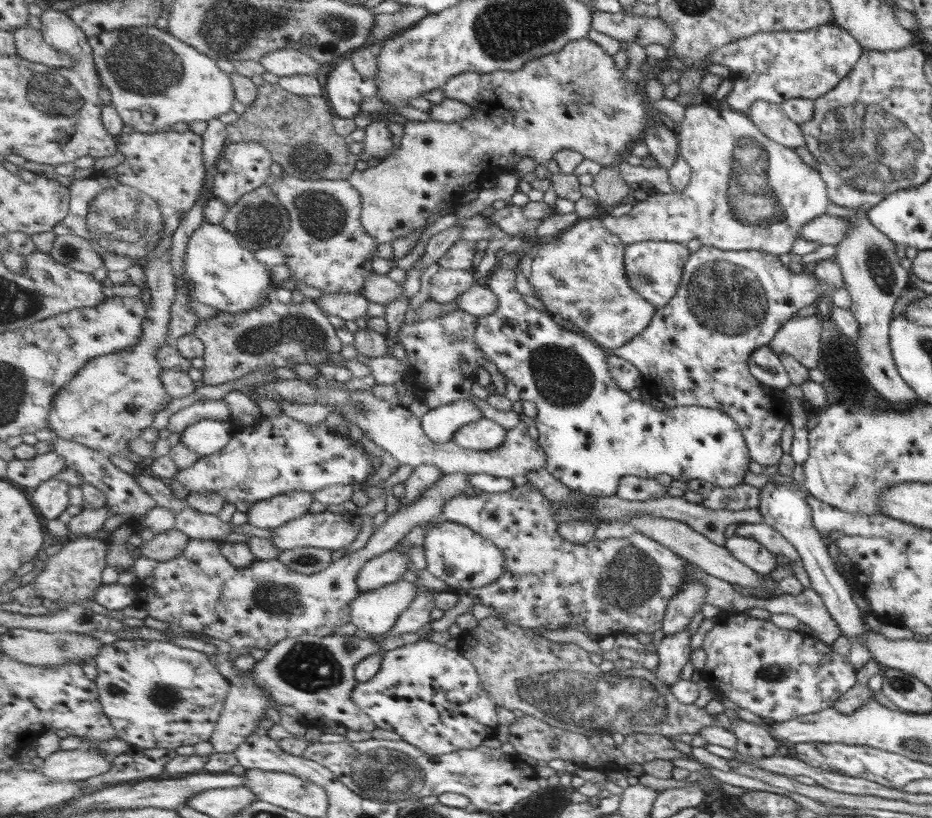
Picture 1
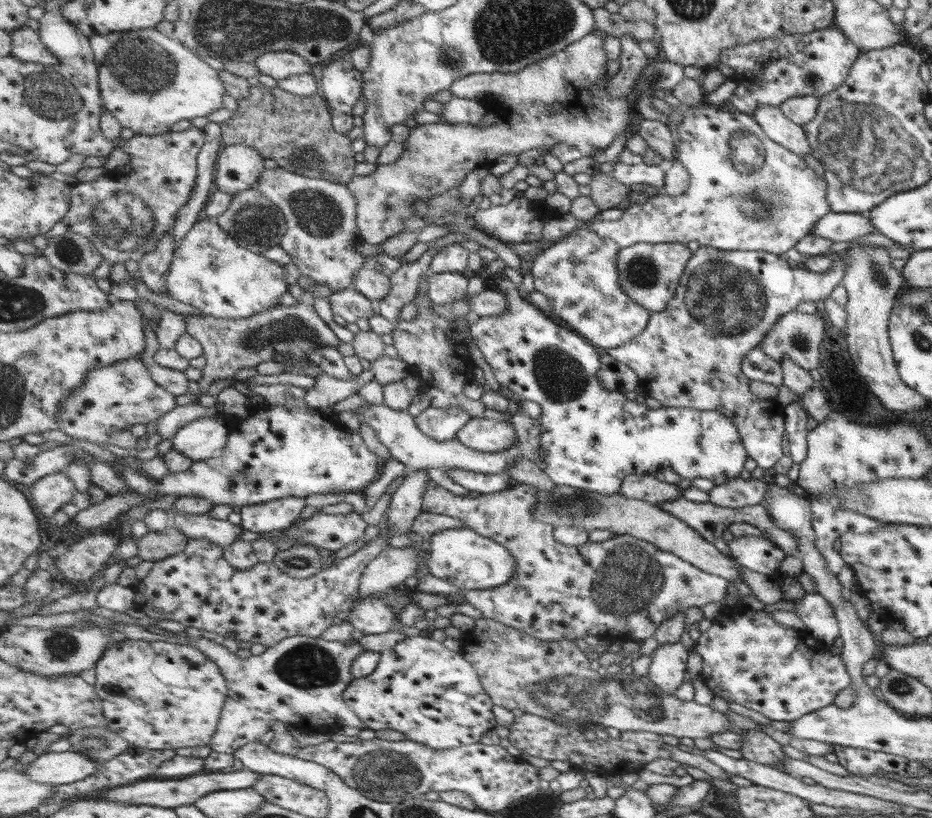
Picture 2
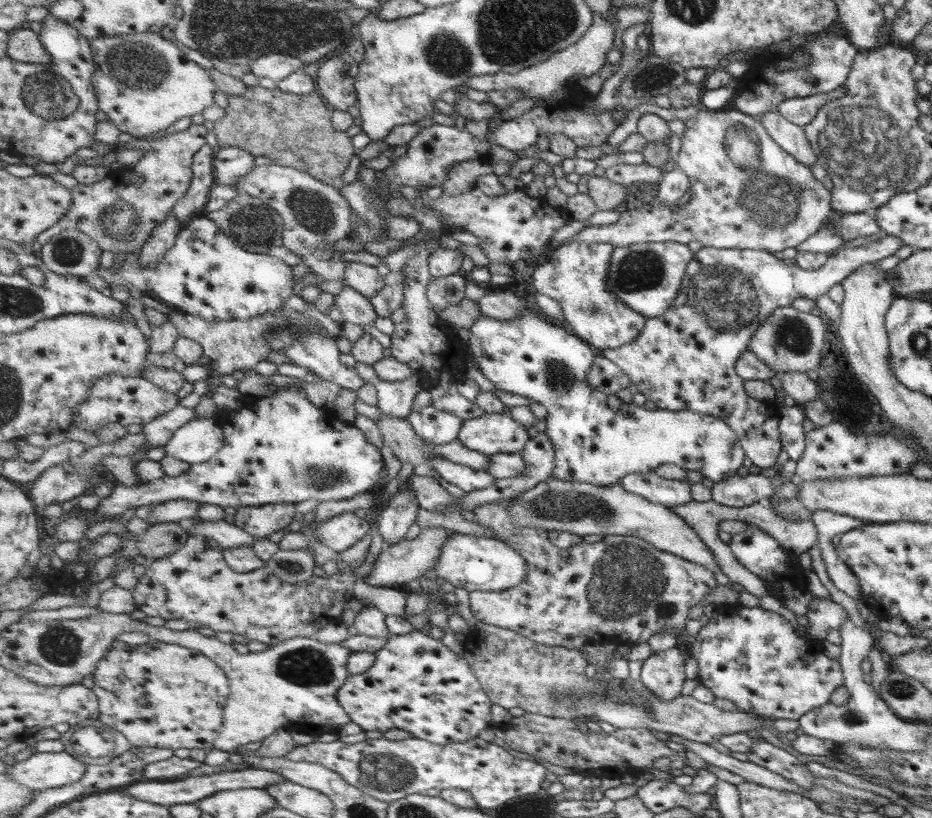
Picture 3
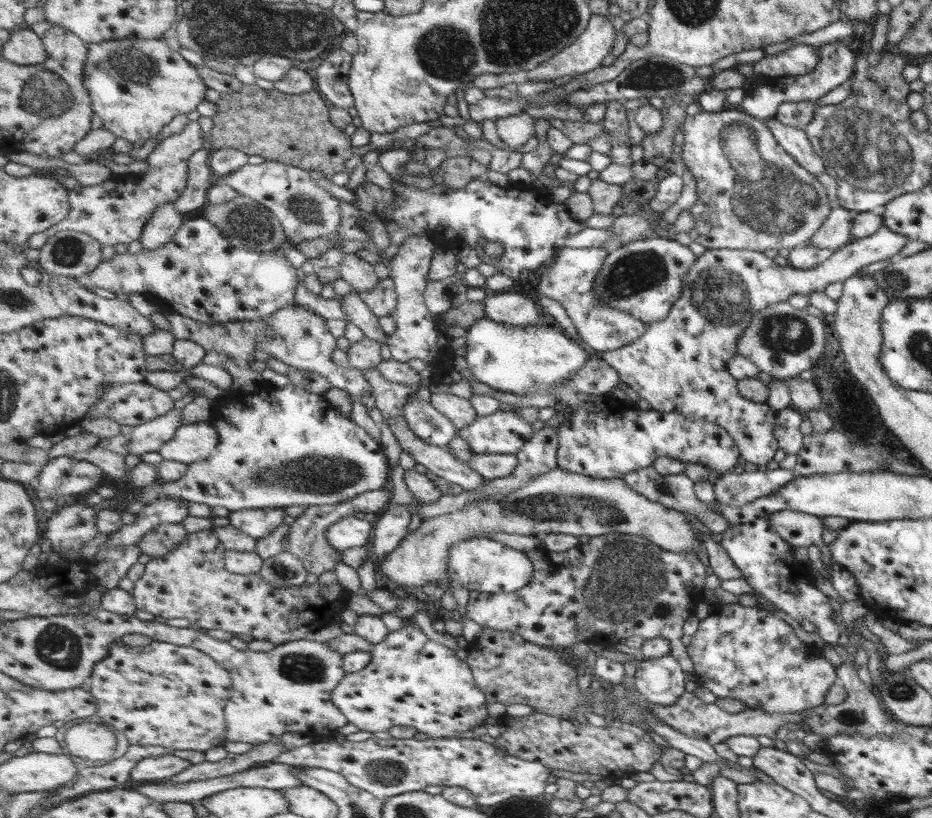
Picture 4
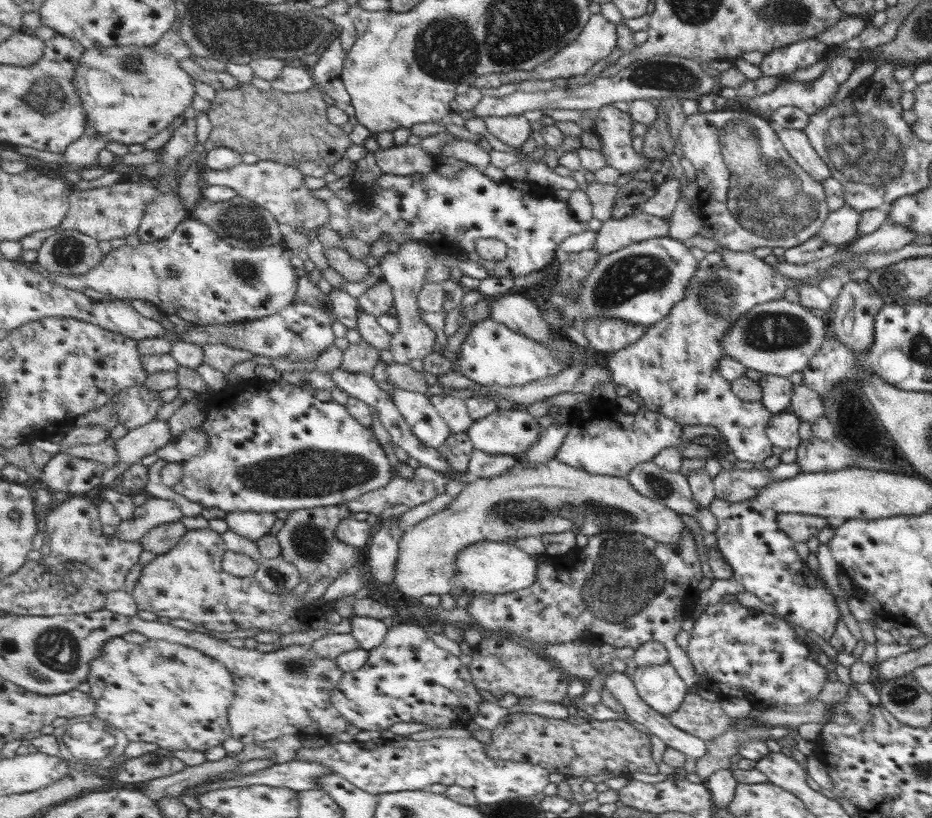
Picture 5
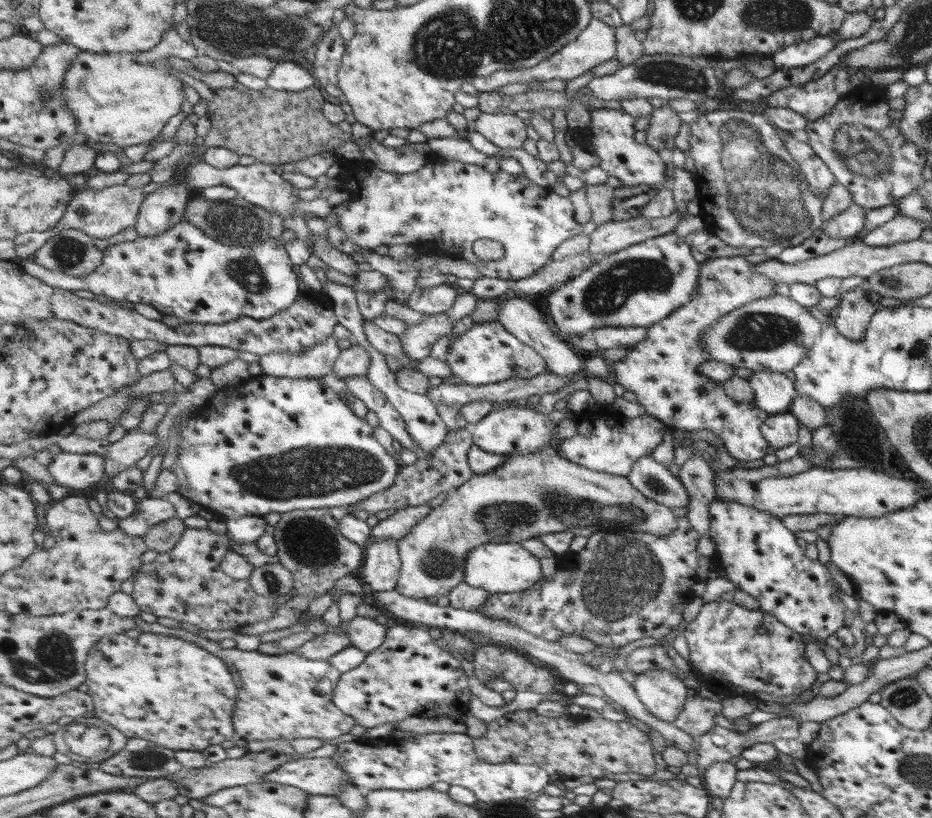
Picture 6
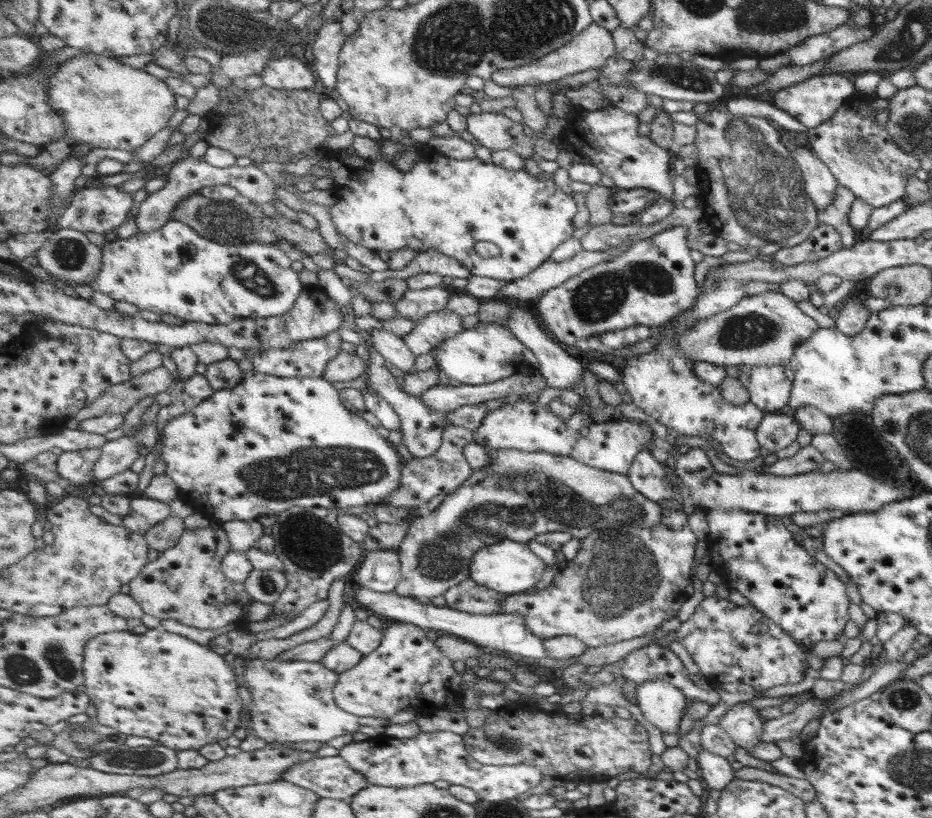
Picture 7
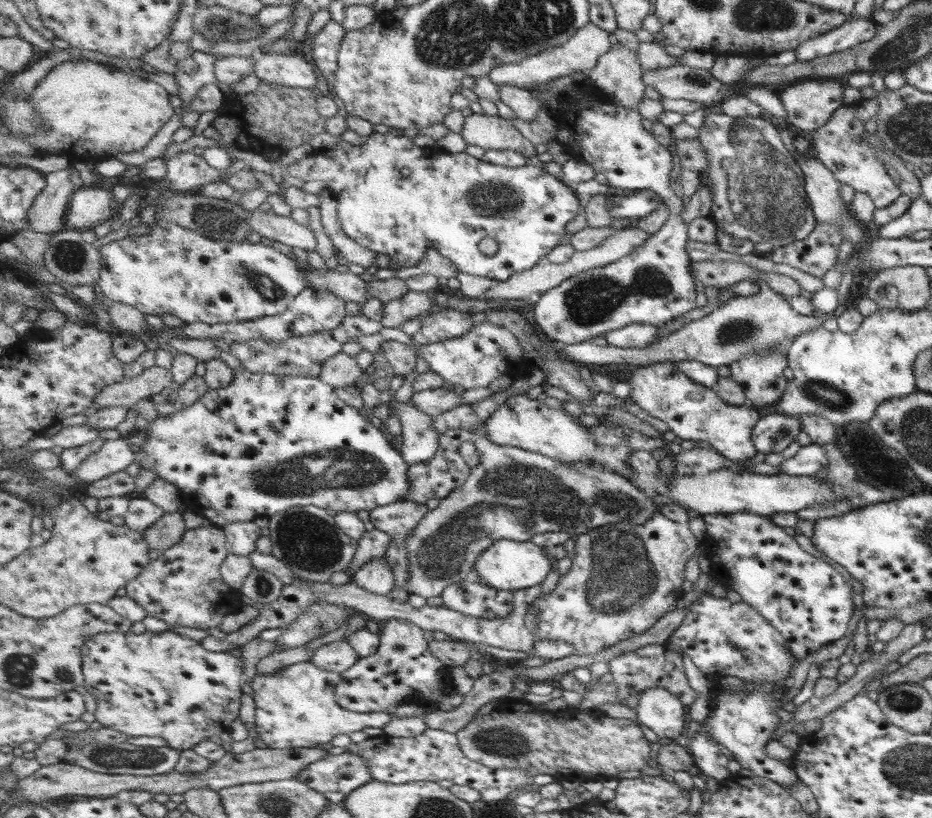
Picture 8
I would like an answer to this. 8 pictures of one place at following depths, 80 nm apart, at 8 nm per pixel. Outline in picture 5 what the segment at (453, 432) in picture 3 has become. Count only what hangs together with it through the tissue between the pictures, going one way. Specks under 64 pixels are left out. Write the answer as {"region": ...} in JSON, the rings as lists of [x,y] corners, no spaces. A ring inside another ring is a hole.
{"region":[[[383,360],[378,362],[372,376],[376,378],[377,382],[383,381],[392,386],[390,388],[392,392],[389,394],[393,396],[395,404],[403,413],[411,431],[421,439],[423,445],[439,449],[451,437],[453,433],[449,424],[439,415],[430,394],[405,390],[392,384],[388,379],[386,363]]]}

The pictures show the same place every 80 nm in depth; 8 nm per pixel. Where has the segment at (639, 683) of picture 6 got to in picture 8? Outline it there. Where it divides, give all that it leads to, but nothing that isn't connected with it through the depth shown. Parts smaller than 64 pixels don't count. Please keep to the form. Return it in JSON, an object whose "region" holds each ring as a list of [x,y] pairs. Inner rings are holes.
{"region":[[[663,687],[648,688],[640,694],[635,710],[651,737],[675,742],[685,733],[689,722],[688,710],[677,697]]]}

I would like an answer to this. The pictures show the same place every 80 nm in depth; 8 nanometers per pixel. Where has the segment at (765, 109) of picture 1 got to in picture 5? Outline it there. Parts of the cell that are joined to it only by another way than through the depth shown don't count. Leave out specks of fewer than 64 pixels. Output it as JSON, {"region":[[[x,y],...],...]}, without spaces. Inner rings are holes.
{"region":[[[772,124],[774,133],[782,142],[788,155],[815,181],[820,184],[822,180],[831,176],[830,170],[817,156],[808,143],[802,131],[792,128],[781,128]]]}

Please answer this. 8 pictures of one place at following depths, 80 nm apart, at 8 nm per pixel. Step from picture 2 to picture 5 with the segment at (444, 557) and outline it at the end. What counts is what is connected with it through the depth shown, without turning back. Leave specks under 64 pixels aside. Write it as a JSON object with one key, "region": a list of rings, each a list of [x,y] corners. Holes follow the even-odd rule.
{"region":[[[485,541],[469,545],[457,558],[457,580],[462,588],[477,593],[507,594],[533,586],[537,580],[539,557],[529,556],[520,547],[501,541]]]}

